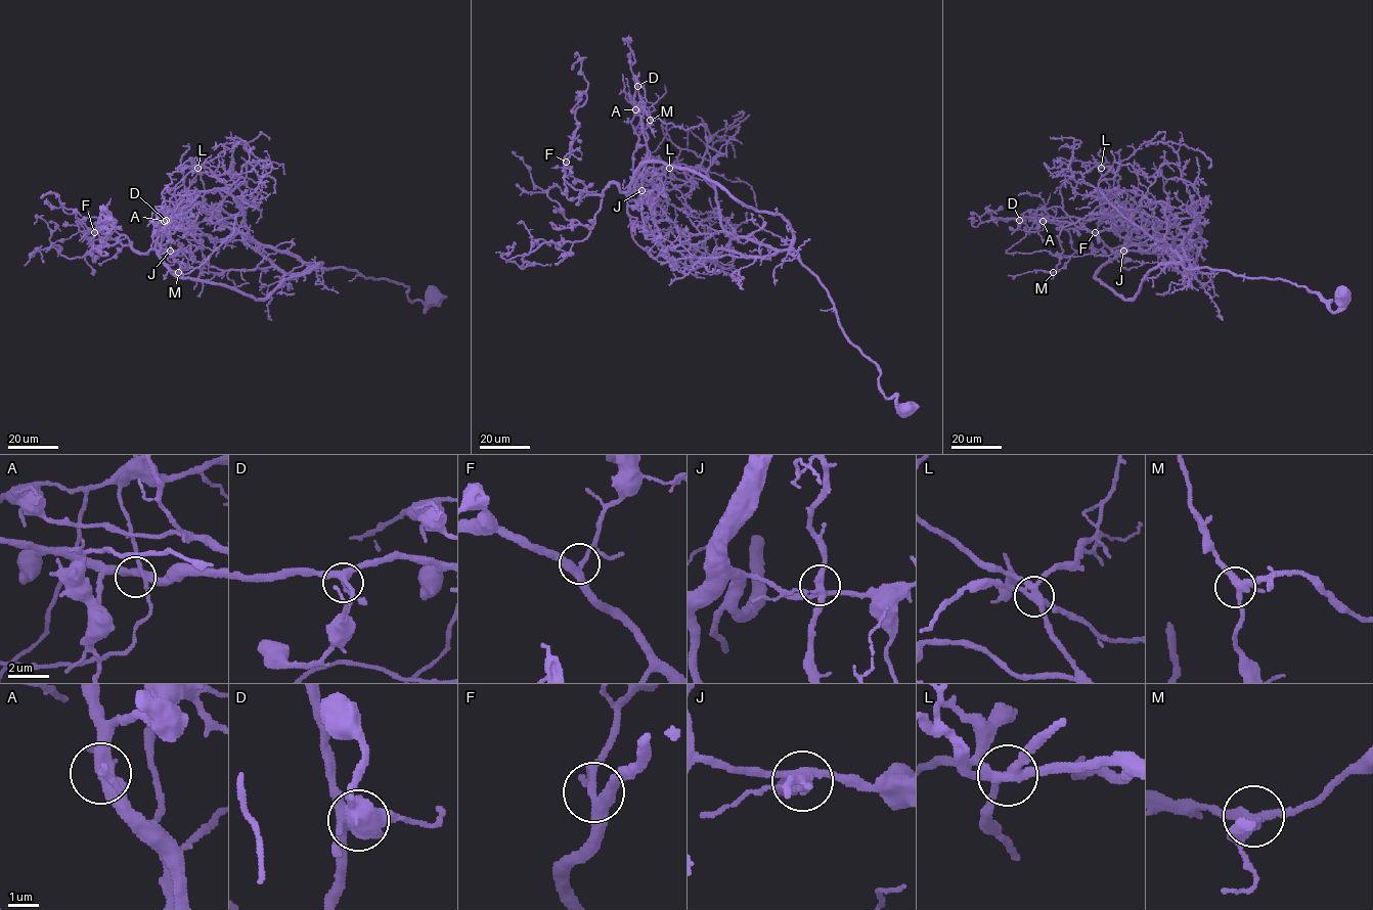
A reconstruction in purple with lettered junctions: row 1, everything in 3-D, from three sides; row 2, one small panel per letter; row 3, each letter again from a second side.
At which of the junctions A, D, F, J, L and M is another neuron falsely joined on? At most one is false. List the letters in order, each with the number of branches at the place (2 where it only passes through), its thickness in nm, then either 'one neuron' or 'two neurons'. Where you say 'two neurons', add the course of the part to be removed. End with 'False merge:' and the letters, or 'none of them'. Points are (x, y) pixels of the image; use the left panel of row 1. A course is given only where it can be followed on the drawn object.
A: 4 | 360 nm | one neuron
D: 4 | 320 nm | one neuron
F: 4 | 260 nm | one neuron
J: 5 | 280 nm | one neuron
L: 5 | 320 nm | one neuron
M: 4 | 340 nm | one neuron
False merge: none of them

